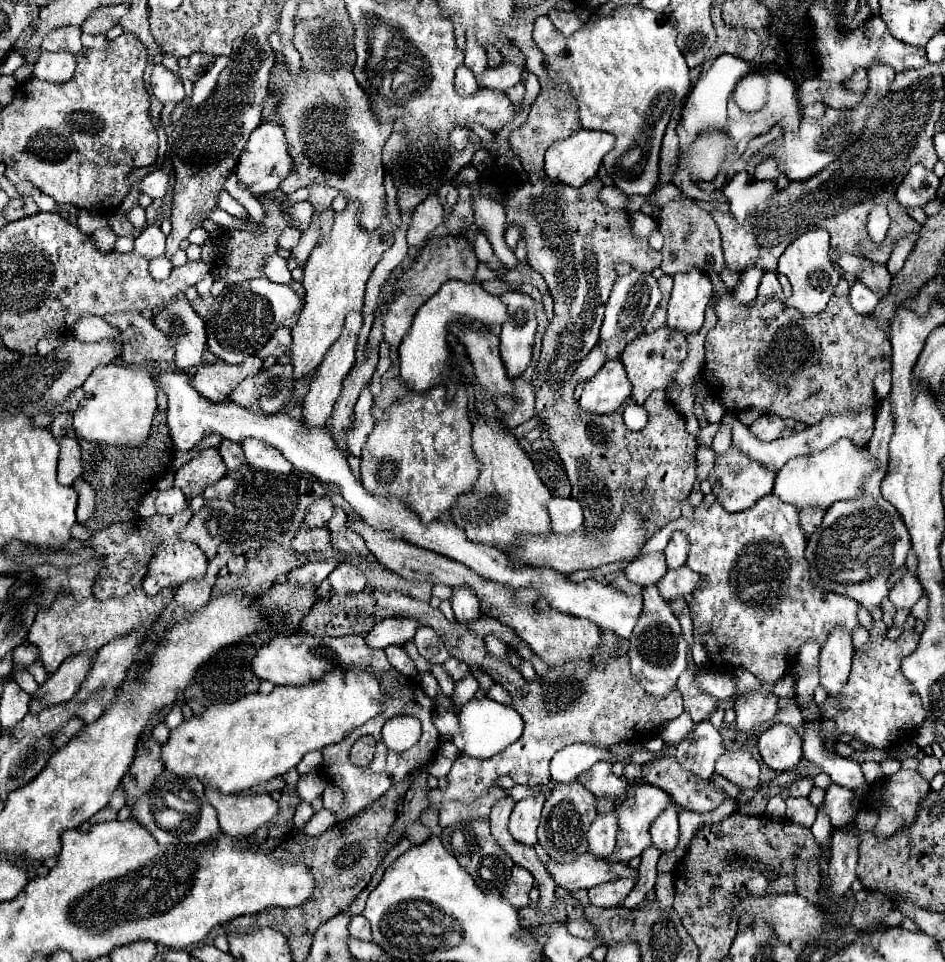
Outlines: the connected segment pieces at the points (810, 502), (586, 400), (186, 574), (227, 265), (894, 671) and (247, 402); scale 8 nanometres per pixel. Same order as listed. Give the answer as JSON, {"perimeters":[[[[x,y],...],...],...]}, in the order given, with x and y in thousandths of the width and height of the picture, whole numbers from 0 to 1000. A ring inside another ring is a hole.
{"perimeters":[[[[891,455],[876,468],[832,480],[821,493],[817,514],[821,514],[828,522],[840,524],[844,530],[855,526],[876,530],[887,520],[910,518],[914,511],[914,497],[921,495],[925,489],[929,489],[929,478],[919,470],[919,466],[906,464],[897,455]]],[[[656,374],[641,376],[626,395],[618,399],[614,412],[614,424],[626,430],[646,430],[650,428],[669,407],[669,399],[660,387]]],[[[176,563],[159,582],[159,597],[152,601],[152,613],[165,620],[171,611],[188,611],[199,603],[212,603],[218,597],[220,580],[203,563]]],[[[275,204],[275,212],[281,220],[279,229],[273,233],[269,231],[265,225],[260,229],[254,229],[258,233],[258,237],[243,237],[243,239],[233,239],[235,243],[224,247],[229,252],[229,256],[233,258],[233,266],[226,270],[226,281],[231,285],[231,289],[235,289],[241,297],[246,295],[256,295],[258,291],[267,291],[267,289],[277,289],[277,277],[279,277],[279,268],[288,266],[294,258],[294,245],[298,243],[298,239],[305,235],[305,229],[301,225],[301,220],[296,218],[296,212],[292,208],[281,208],[279,204]]],[[[957,655],[948,665],[923,665],[912,678],[906,678],[899,709],[895,711],[895,717],[891,717],[891,730],[887,726],[876,726],[868,736],[870,746],[883,748],[889,763],[902,763],[923,778],[944,778],[965,765],[965,759],[978,751],[980,740],[976,738],[967,713],[959,709],[952,688],[963,676],[967,676],[971,663],[974,661],[969,661],[967,655]]],[[[292,376],[284,385],[256,395],[243,410],[243,416],[269,430],[294,430],[309,414],[309,378]]]]}

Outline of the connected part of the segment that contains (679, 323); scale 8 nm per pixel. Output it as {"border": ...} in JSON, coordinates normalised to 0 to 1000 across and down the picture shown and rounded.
{"border":[[[730,281],[713,287],[713,299],[707,314],[707,339],[739,345],[745,335],[745,322],[753,308],[751,289],[743,281]]]}

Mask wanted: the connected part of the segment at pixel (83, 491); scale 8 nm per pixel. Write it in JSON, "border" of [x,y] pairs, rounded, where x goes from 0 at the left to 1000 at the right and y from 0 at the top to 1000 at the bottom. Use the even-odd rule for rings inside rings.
{"border":[[[83,497],[76,507],[83,511],[83,530],[80,530],[80,536],[83,536],[83,543],[89,545],[97,532],[99,532],[99,509],[97,505],[89,499],[89,497]]]}

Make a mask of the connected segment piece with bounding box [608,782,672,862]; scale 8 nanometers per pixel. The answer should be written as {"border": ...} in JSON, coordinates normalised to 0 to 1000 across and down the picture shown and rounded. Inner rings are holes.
{"border":[[[677,813],[675,817],[669,819],[669,834],[656,834],[652,840],[652,850],[654,850],[654,865],[656,865],[656,873],[652,877],[652,886],[648,888],[648,892],[643,892],[646,896],[656,894],[656,896],[665,896],[671,890],[677,890],[690,875],[688,875],[688,857],[696,850],[696,846],[701,842],[705,842],[711,836],[711,830],[707,823],[698,821],[696,817],[688,817],[684,813]]]}

